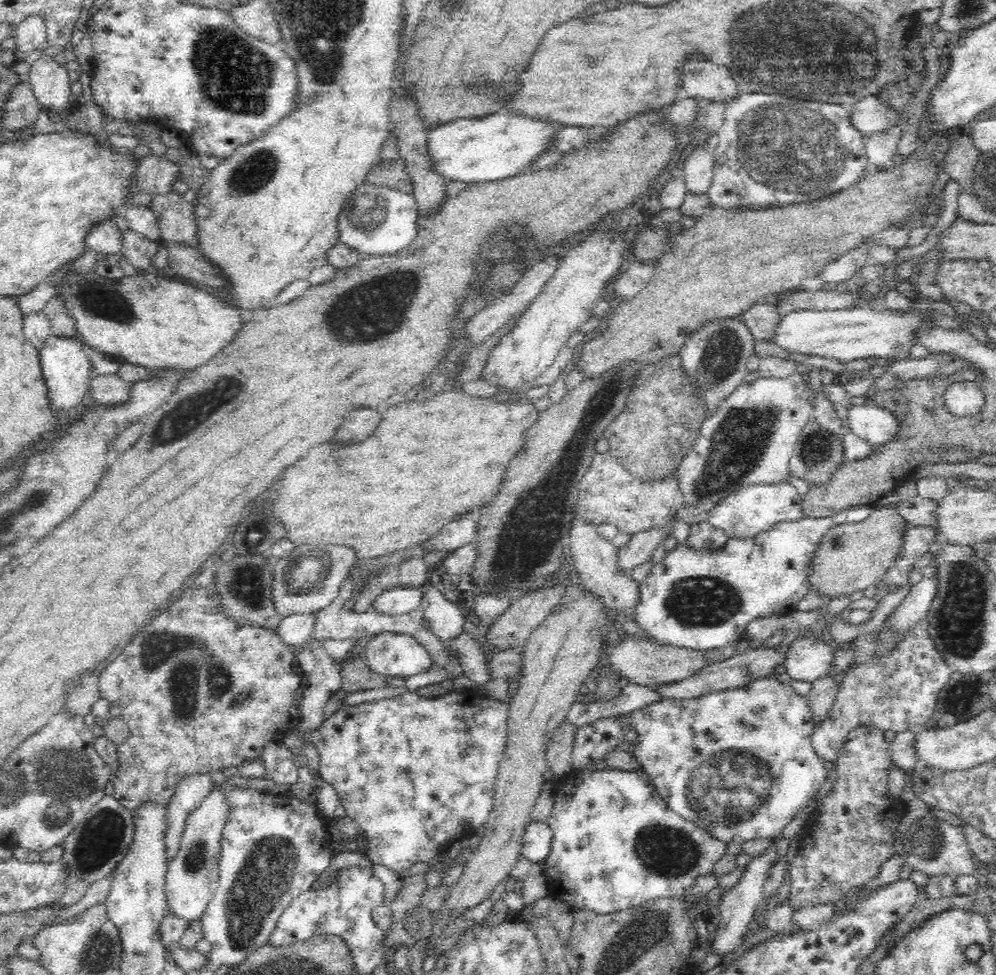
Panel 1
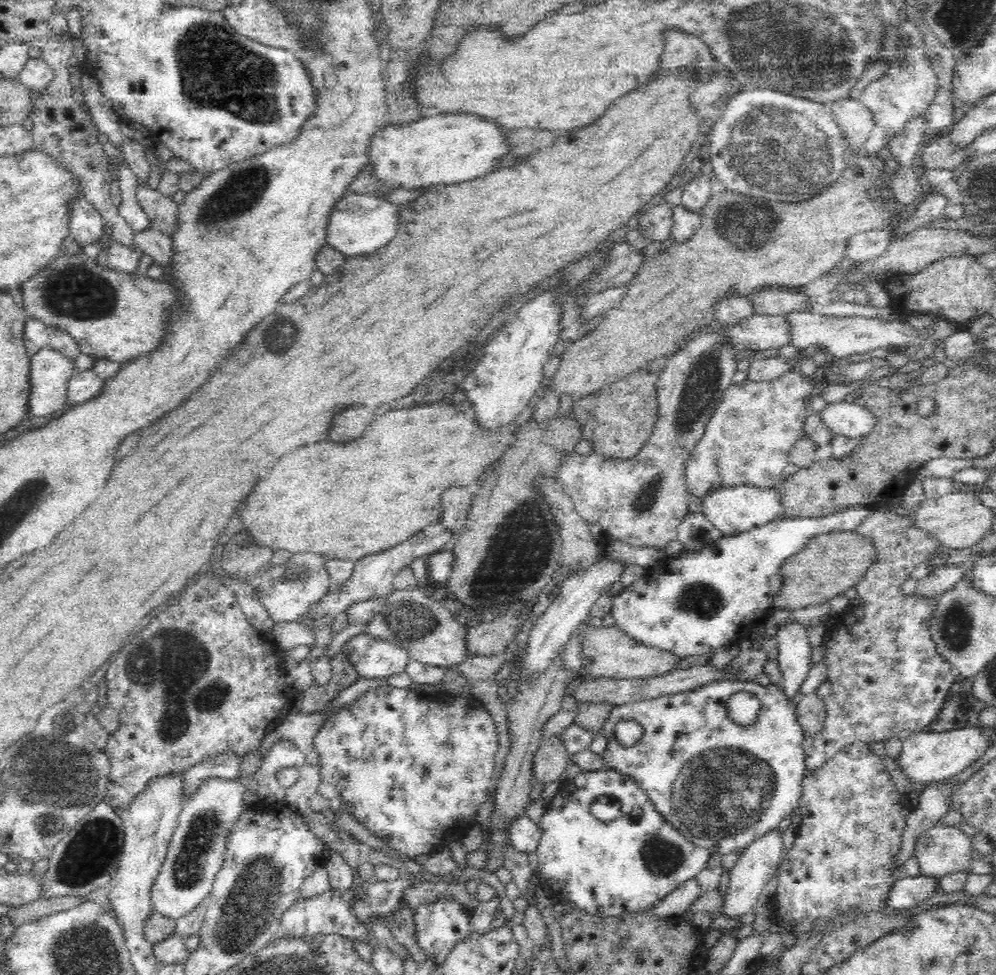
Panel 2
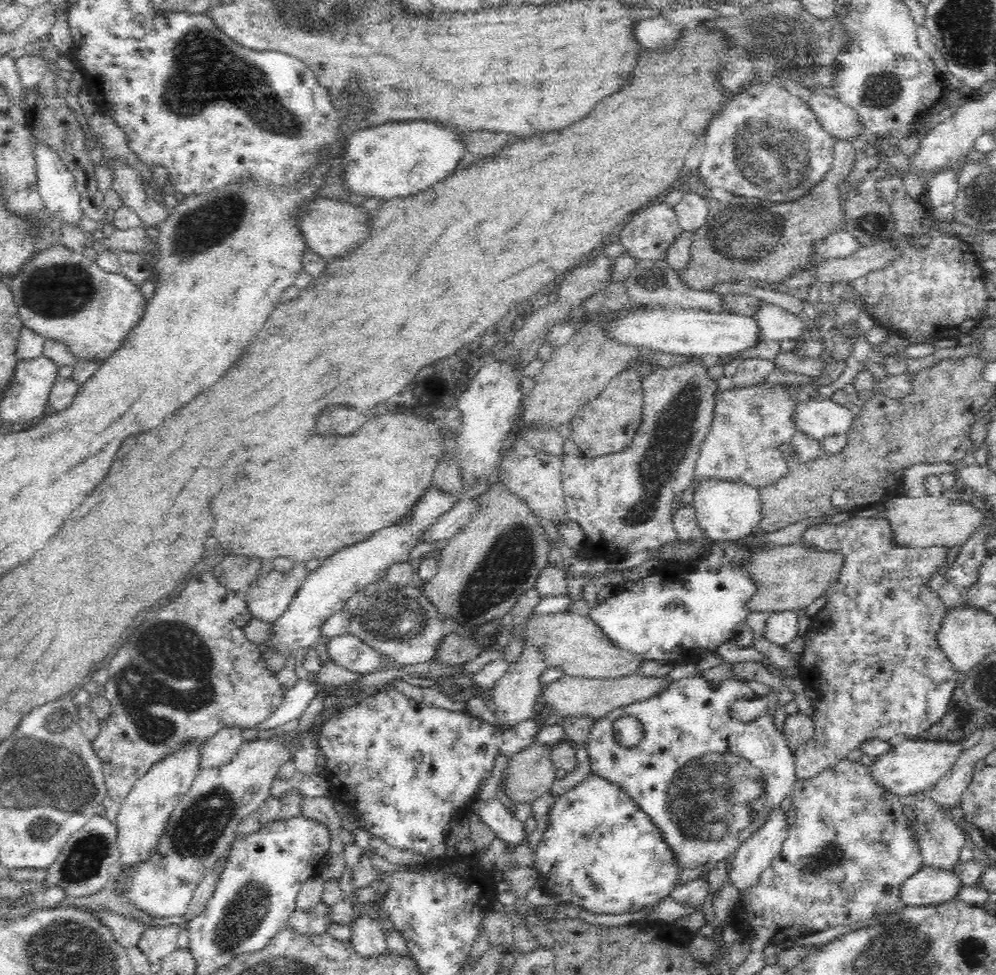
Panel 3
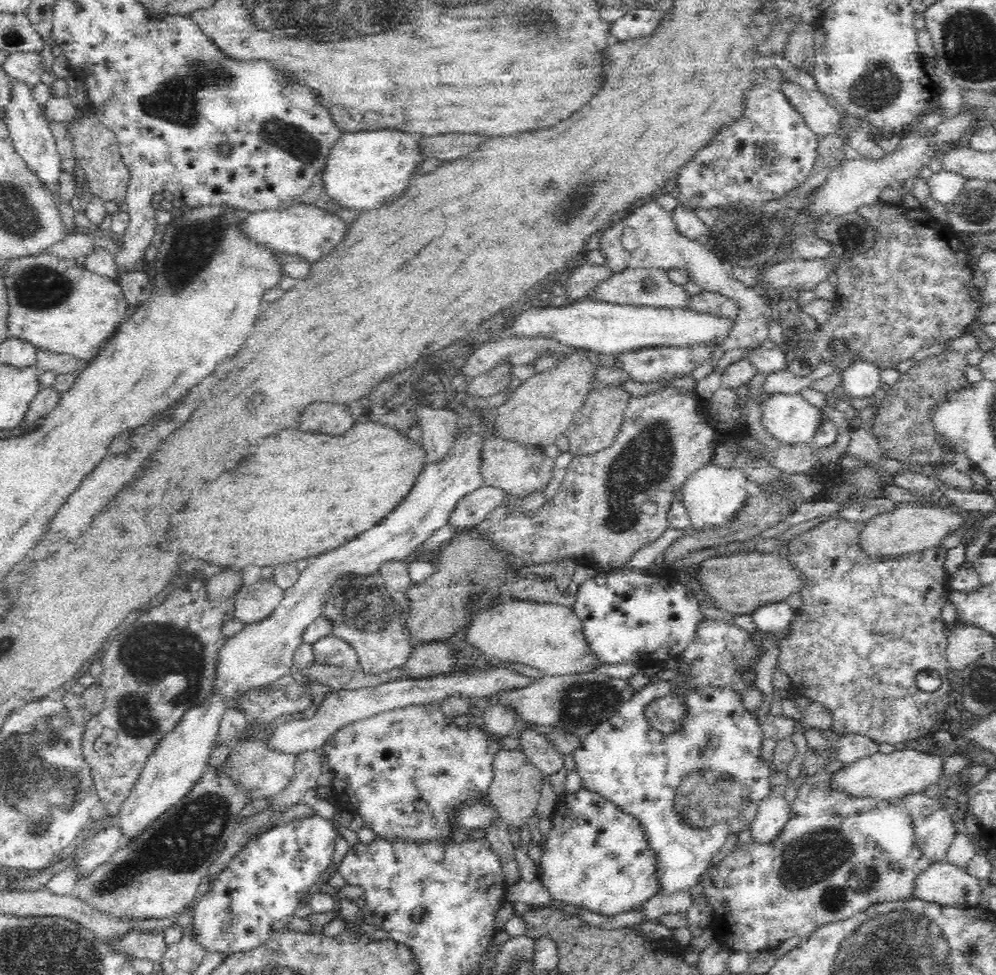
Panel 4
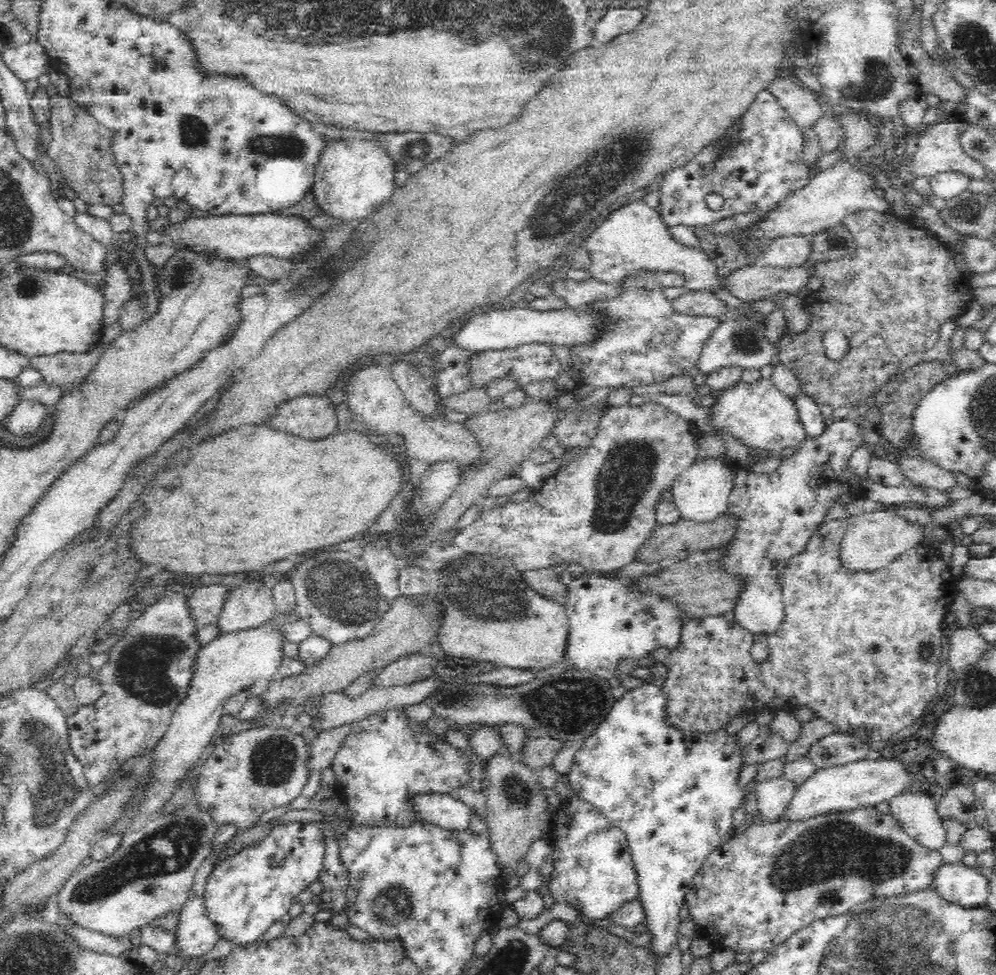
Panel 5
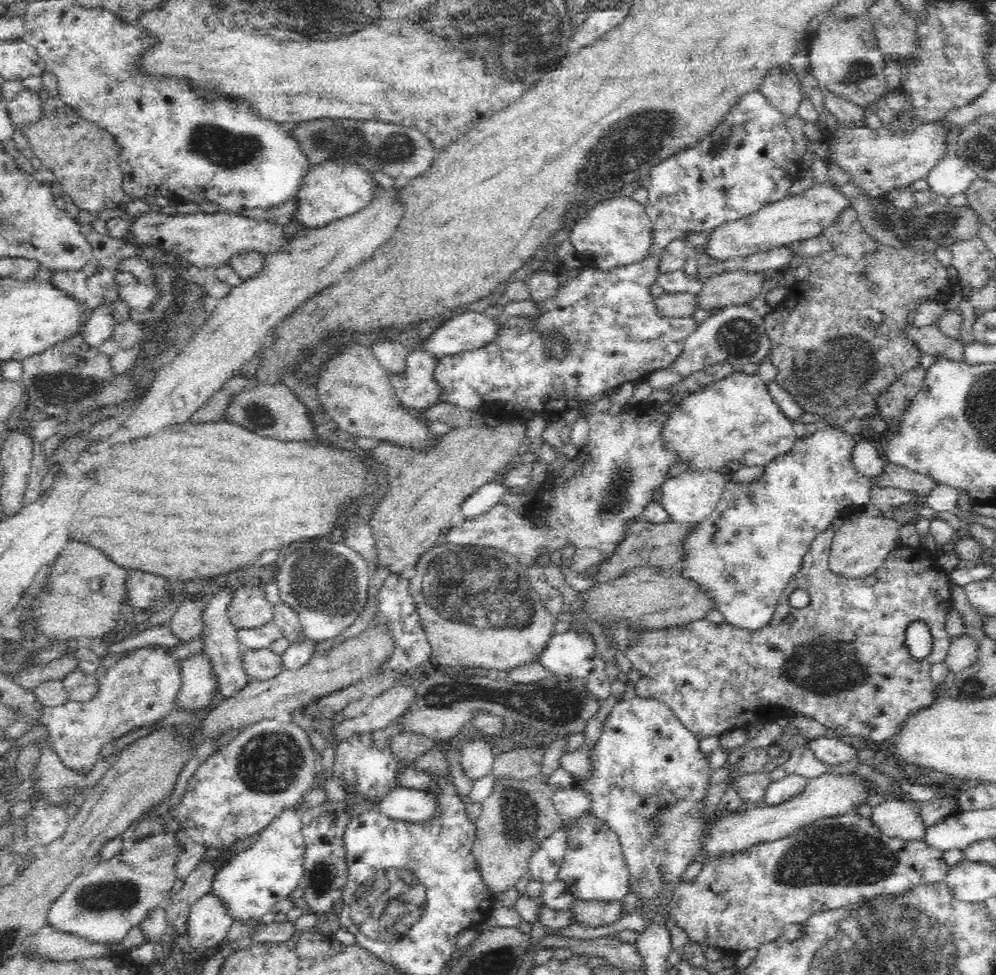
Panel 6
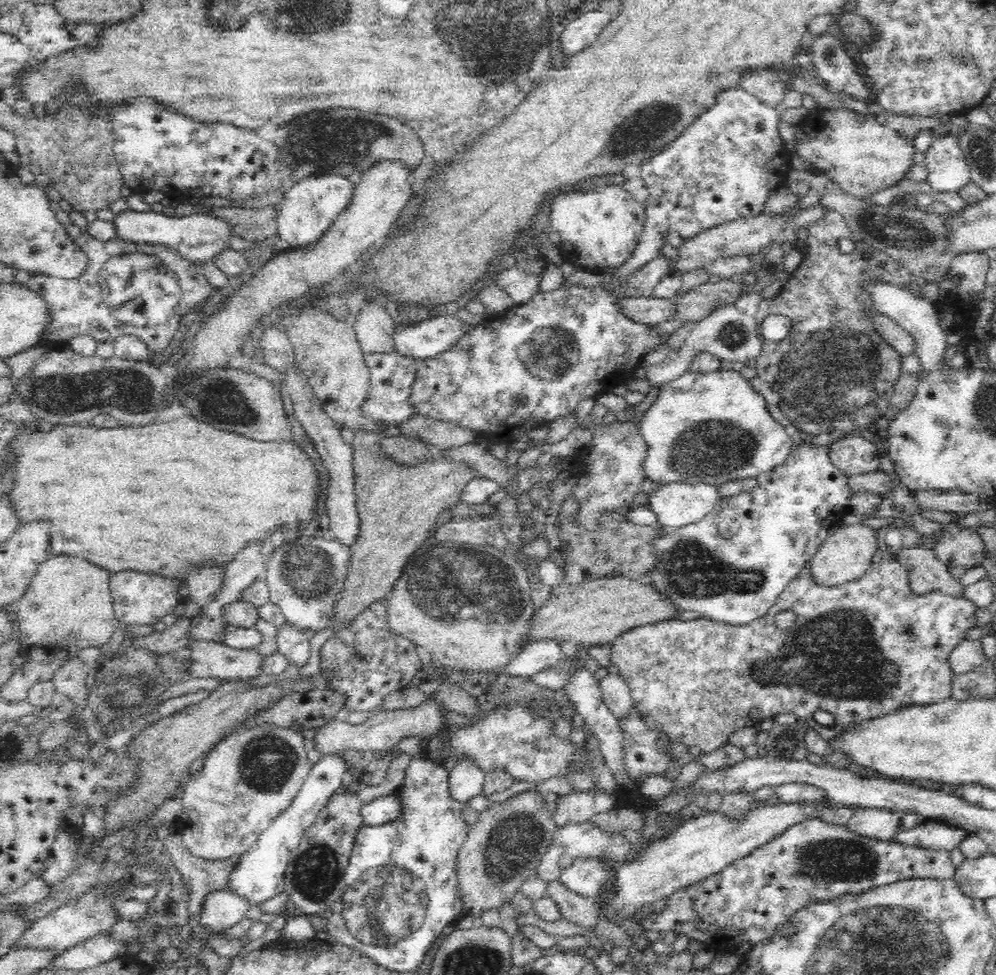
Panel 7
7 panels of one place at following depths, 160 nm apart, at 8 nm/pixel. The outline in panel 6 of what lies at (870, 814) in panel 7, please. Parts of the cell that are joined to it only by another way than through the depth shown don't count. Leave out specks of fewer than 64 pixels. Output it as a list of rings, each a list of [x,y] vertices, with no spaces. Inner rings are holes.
[[[886,798],[872,810],[872,821],[891,837],[907,841],[926,840],[928,826],[920,813],[920,803],[906,798]]]

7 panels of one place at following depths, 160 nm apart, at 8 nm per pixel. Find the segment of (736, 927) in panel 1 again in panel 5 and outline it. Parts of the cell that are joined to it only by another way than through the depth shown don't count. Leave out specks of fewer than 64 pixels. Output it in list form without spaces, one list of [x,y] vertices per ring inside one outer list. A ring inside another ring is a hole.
[[[785,777],[758,782],[756,787],[757,821],[764,825],[780,822],[791,804],[797,787]]]

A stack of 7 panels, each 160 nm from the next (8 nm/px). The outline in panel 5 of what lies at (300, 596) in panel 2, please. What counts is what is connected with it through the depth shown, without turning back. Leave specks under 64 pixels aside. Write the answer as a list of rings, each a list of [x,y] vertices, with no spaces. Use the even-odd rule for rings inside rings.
[[[263,576],[231,588],[230,600],[216,620],[217,635],[256,628],[276,614],[273,590],[264,585]]]

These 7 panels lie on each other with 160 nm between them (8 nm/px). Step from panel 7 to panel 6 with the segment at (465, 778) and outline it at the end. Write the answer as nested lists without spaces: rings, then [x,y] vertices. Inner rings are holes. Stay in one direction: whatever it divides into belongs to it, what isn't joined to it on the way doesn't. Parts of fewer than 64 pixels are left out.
[[[471,740],[462,746],[460,766],[464,774],[474,780],[488,774],[493,770],[496,752],[494,751],[495,740]]]

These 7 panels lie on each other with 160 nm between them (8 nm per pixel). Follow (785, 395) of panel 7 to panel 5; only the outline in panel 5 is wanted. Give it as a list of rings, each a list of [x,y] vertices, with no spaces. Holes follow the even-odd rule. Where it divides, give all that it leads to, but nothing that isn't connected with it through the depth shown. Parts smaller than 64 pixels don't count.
[[[860,210],[856,213],[850,214],[842,223],[856,235],[856,241],[858,241],[858,250],[846,256],[840,258],[838,261],[826,261],[818,262],[812,266],[812,273],[822,280],[821,288],[814,292],[816,299],[808,300],[808,318],[810,319],[810,325],[804,332],[798,334],[787,334],[785,331],[779,339],[777,346],[777,361],[781,362],[784,366],[800,380],[800,390],[802,393],[808,395],[812,401],[820,406],[829,405],[835,408],[854,405],[856,407],[859,403],[865,401],[874,391],[879,391],[888,381],[892,379],[900,366],[901,359],[909,354],[915,354],[918,352],[925,352],[930,350],[932,346],[935,346],[936,342],[940,338],[940,328],[950,322],[950,320],[957,321],[962,317],[962,314],[966,313],[970,304],[975,300],[974,288],[970,285],[971,274],[966,274],[956,266],[956,258],[954,254],[950,252],[949,243],[940,240],[940,237],[932,231],[932,229],[926,228],[920,221],[916,220],[914,216],[900,217],[895,213],[876,212],[874,210]],[[831,330],[842,331],[848,339],[850,339],[850,352],[848,356],[842,360],[842,362],[832,362],[828,360],[823,352],[823,336]]]

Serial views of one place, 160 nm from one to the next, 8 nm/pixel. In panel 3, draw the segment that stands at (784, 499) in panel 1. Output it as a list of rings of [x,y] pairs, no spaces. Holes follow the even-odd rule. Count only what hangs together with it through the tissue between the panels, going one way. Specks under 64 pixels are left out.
[[[705,481],[695,490],[692,506],[696,509],[696,520],[712,541],[742,540],[762,522],[760,489],[744,482]]]

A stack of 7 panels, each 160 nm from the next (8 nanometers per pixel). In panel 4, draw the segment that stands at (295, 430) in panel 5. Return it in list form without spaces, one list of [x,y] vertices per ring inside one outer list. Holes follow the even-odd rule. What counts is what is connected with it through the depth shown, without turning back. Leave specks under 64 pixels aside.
[[[312,404],[304,412],[304,432],[322,432],[322,434],[346,434],[356,424],[354,416],[346,406],[340,404]]]

